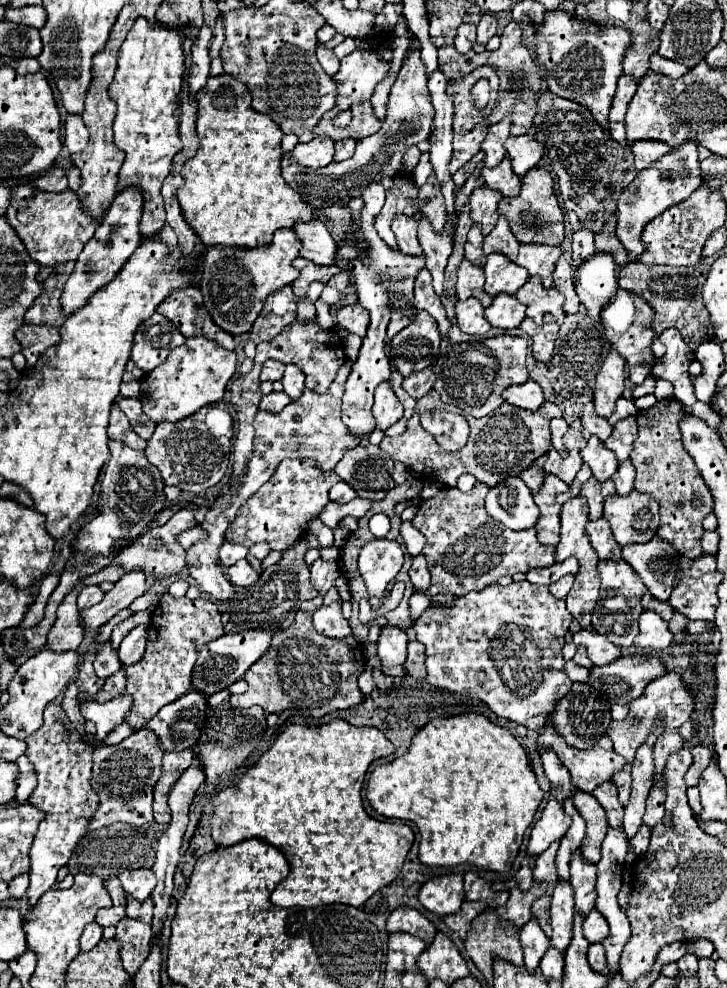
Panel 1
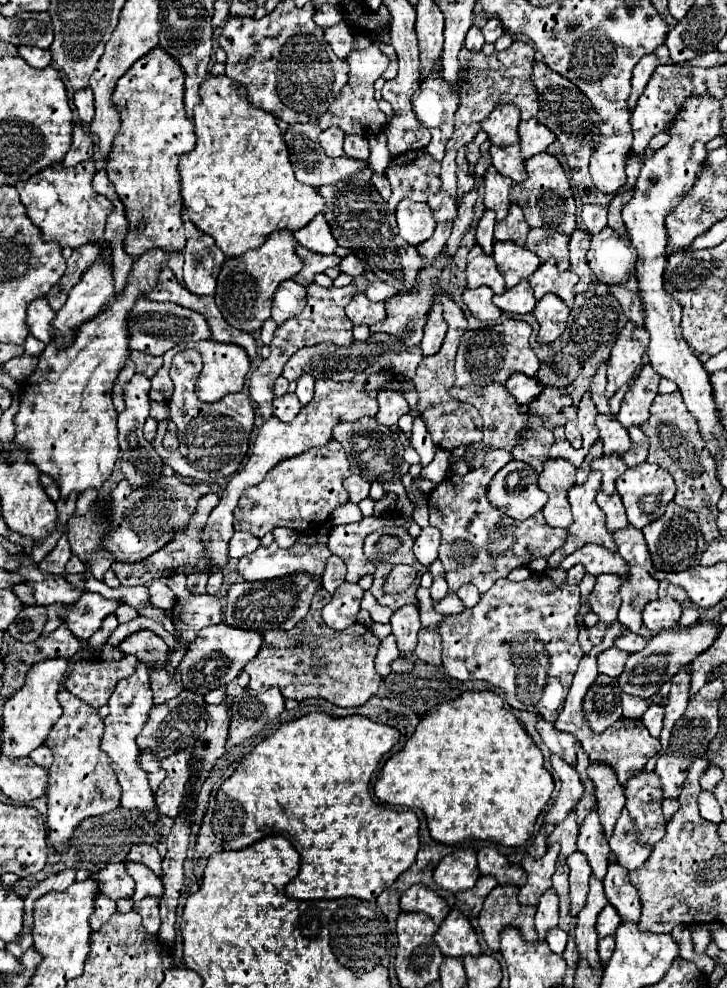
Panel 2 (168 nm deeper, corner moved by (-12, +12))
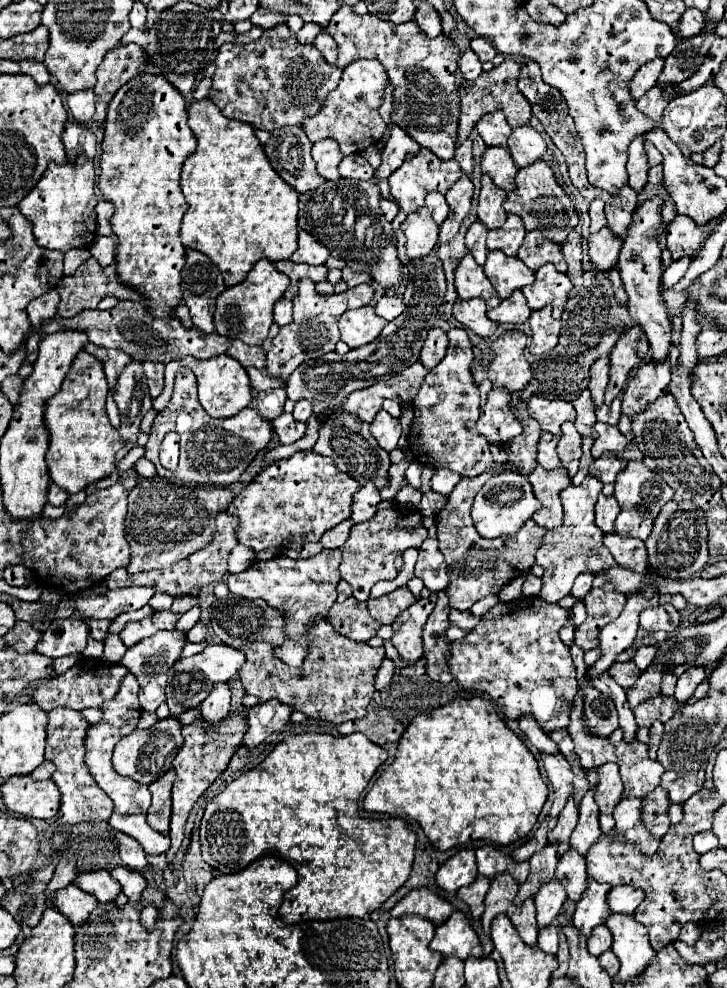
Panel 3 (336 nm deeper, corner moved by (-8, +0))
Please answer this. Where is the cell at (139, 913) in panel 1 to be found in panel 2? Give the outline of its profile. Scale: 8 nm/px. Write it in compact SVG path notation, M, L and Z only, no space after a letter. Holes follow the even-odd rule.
M124 862L126 864L126 870L128 874L134 878L136 882L136 888L134 888L134 900L142 900L146 896L156 896L160 898L164 894L164 888L162 888L162 880L152 874L146 866L140 866L136 862Z

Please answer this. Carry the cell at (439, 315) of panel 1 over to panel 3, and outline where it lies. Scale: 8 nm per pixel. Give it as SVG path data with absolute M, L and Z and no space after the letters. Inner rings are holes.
M452 328L448 334L448 350L444 360L432 368L420 392L414 398L414 422L408 438L410 452L420 464L432 468L450 468L460 476L478 476L486 468L494 468L496 464L490 458L490 442L476 430L478 420L478 388L472 382L470 364L472 364L472 344L468 340L466 330Z

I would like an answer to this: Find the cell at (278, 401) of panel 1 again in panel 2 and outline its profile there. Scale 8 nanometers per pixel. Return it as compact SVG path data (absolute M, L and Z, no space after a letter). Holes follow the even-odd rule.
M284 394L280 398L274 398L274 416L282 422L290 422L300 412L300 408L302 404L296 394Z

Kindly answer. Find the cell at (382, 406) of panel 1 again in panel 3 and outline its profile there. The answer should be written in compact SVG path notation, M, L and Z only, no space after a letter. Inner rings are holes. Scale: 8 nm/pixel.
M380 410L374 418L374 422L370 424L370 434L378 440L378 444L384 448L384 450L392 450L396 448L396 442L398 438L402 436L402 426L400 426L400 420L390 416L386 410Z

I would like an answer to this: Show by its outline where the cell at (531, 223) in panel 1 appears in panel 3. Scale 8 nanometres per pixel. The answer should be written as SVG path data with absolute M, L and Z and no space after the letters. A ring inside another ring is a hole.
M538 160L530 166L518 170L516 188L504 200L504 210L512 212L512 214L518 214L528 232L530 230L540 230L548 240L552 240L556 244L562 244L578 224L578 214L572 206L572 200L560 188L552 168L544 160Z

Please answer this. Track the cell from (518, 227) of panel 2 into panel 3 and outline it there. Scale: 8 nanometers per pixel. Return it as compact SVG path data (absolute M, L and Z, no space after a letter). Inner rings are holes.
M508 214L508 220L502 228L488 232L488 250L502 250L506 256L516 256L518 248L522 246L522 240L526 236L524 224L516 214Z

